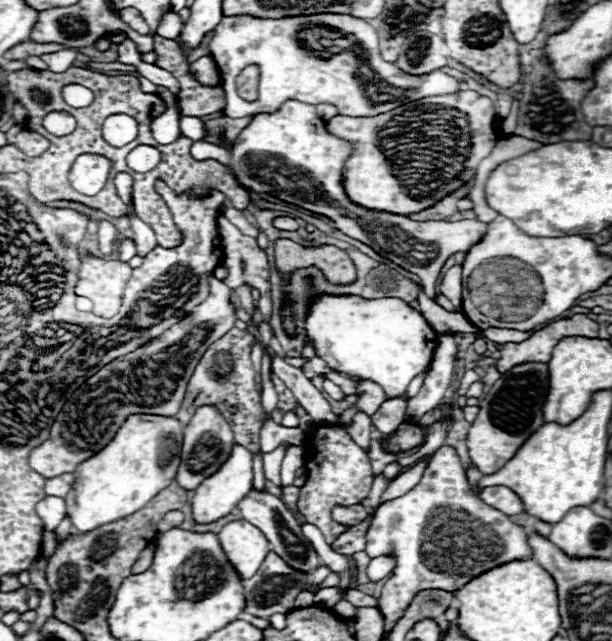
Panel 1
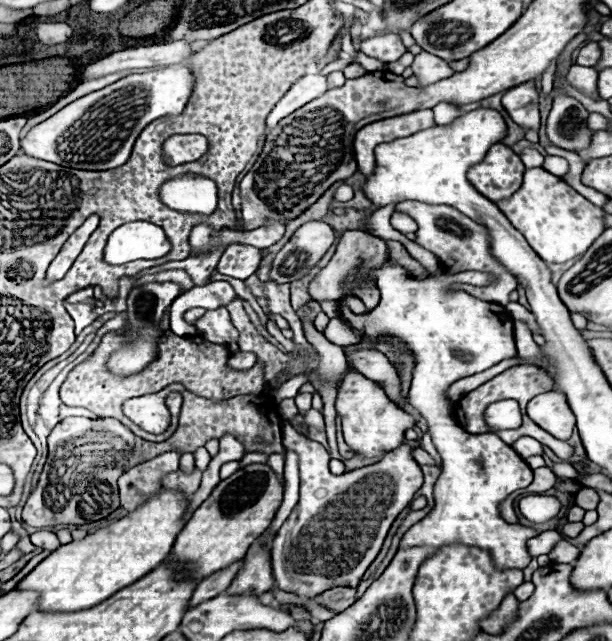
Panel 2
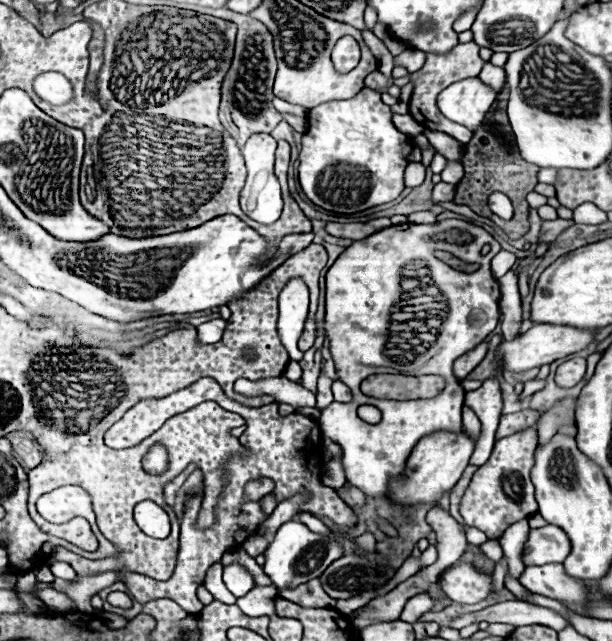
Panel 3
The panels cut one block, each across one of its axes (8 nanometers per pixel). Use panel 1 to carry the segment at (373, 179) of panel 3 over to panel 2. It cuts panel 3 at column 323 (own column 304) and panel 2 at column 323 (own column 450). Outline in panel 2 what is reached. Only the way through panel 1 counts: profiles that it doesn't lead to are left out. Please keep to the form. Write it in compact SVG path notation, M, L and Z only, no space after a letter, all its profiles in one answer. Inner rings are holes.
M320 220L302 224L284 248L274 256L270 266L270 282L286 284L300 280L334 244L336 230Z

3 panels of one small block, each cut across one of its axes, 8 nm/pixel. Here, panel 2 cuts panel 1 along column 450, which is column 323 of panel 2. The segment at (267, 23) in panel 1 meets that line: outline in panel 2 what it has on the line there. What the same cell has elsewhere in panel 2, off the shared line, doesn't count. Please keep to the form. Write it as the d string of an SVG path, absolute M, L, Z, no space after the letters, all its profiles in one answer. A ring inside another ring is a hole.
M304 76L302 80L298 80L284 96L282 100L274 106L274 110L268 114L266 118L266 128L272 130L274 124L278 124L282 118L286 118L288 114L292 114L294 110L302 108L304 104L308 104L310 100L322 96L328 90L328 82L326 76Z

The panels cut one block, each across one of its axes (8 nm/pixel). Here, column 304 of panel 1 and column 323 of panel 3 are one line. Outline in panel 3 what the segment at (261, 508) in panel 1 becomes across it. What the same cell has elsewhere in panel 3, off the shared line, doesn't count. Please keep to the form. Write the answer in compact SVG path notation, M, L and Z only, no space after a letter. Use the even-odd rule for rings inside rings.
M290 520L278 528L274 534L274 540L268 544L264 552L264 574L272 580L272 586L282 588L296 588L300 584L306 584L314 578L318 578L334 560L342 556L342 546L338 538L324 538L314 532L310 532L302 522Z

